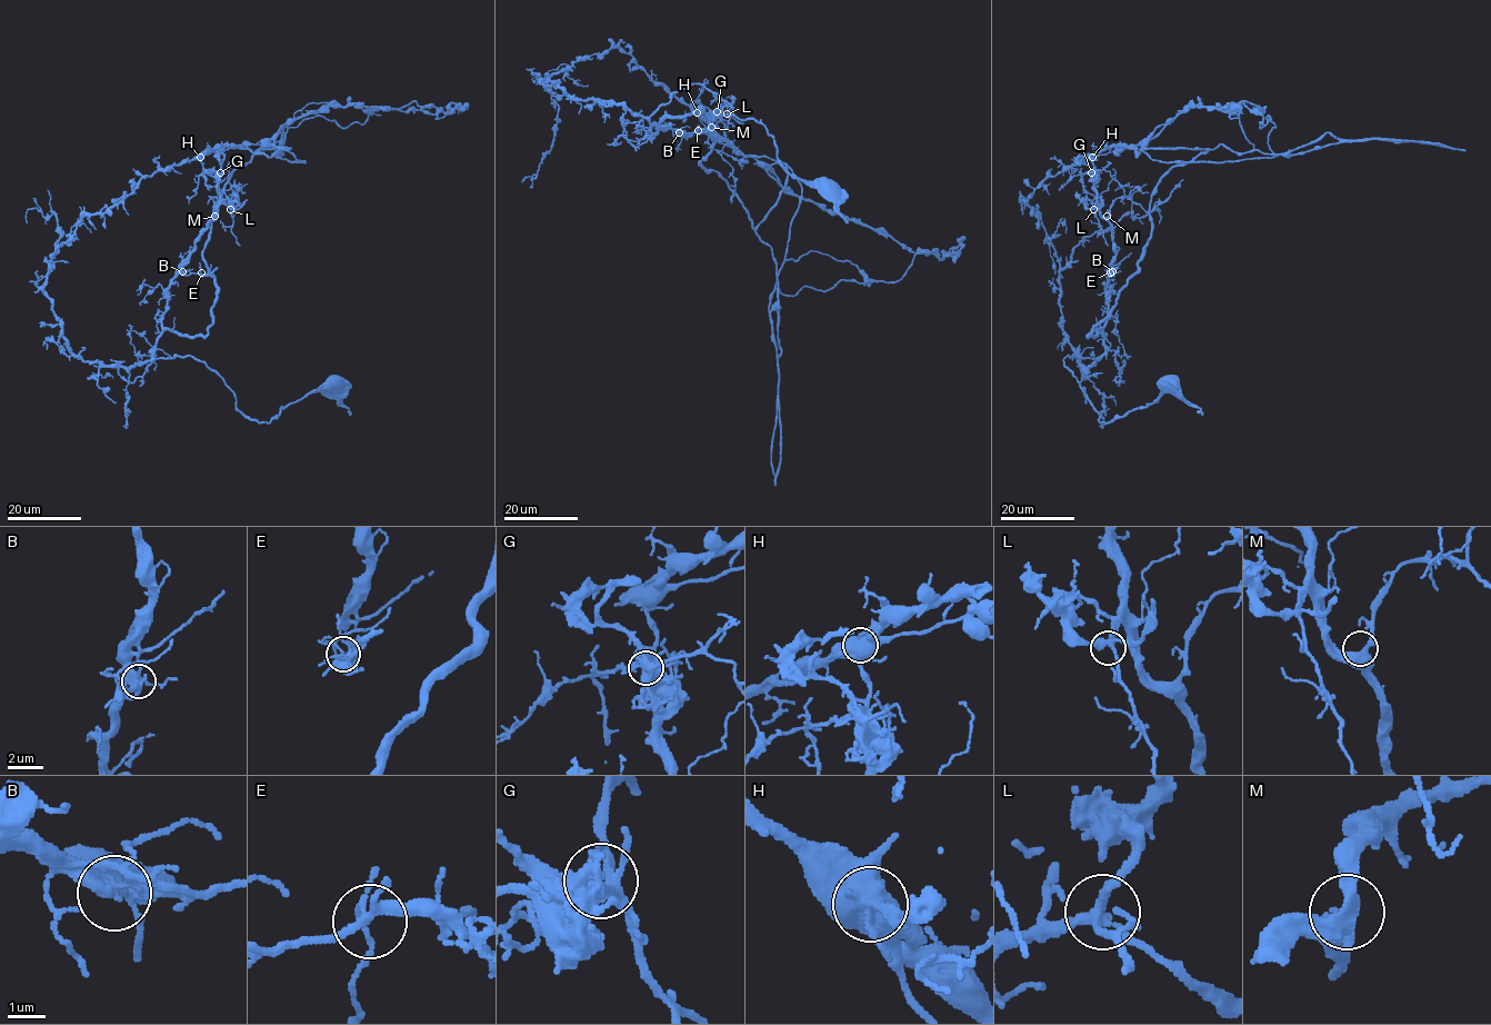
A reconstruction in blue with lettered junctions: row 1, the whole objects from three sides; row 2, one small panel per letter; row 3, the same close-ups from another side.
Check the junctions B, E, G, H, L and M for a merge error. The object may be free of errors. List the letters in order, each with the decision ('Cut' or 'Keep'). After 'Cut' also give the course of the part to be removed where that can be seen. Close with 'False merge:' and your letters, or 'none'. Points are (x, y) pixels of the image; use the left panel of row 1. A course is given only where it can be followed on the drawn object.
B: Keep
E: Keep
G: Keep
H: Cut. Course of the part to remove: (200, 157), (257, 143), (303, 162), (274, 151), (307, 118), (347, 127), (412, 100), (468, 103)
L: Keep
M: Keep
False merge: H

